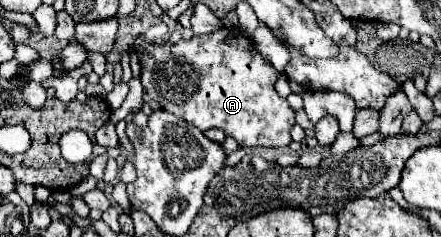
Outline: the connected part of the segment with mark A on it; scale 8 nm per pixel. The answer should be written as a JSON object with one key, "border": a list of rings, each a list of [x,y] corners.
{"border":[[[219,29],[209,35],[177,43],[151,43],[145,49],[129,47],[141,65],[141,85],[161,109],[207,131],[217,127],[241,147],[287,147],[295,111],[275,91],[279,71],[261,57],[253,41],[239,29]]]}

